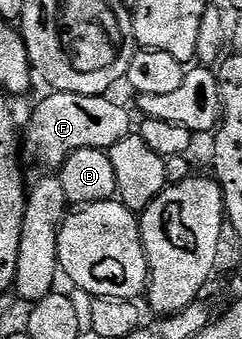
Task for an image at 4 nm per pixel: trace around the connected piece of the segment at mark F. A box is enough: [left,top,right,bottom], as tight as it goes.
[24,93,132,167]

